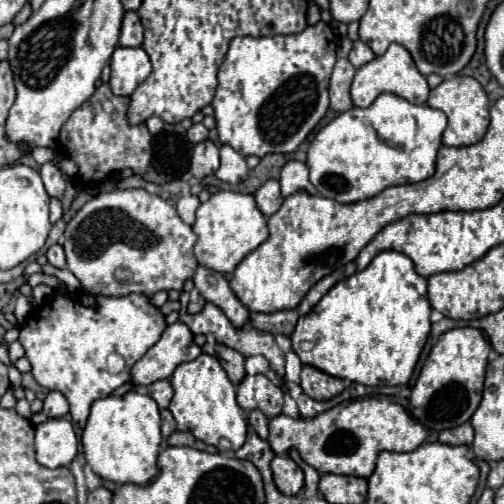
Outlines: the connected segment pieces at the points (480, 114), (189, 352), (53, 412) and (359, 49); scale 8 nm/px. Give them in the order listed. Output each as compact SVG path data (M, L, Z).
M453 76L449 80L443 80L437 88L431 90L427 104L431 108L437 108L445 112L449 124L443 132L443 144L445 146L471 146L477 144L489 126L489 100L483 90L483 86L471 78L471 76Z
M183 322L167 326L163 336L155 346L151 346L145 356L131 368L133 384L137 388L147 388L157 380L171 378L175 368L183 362L191 362L201 354L201 348L193 342L193 332Z
M49 392L43 402L43 414L49 418L63 418L69 414L69 402L61 392Z
M355 40L355 42L353 42L353 50L349 52L349 62L351 62L355 68L365 66L365 64L371 62L373 58L375 58L375 54L371 52L371 48L367 48L367 44L363 44L363 40Z

